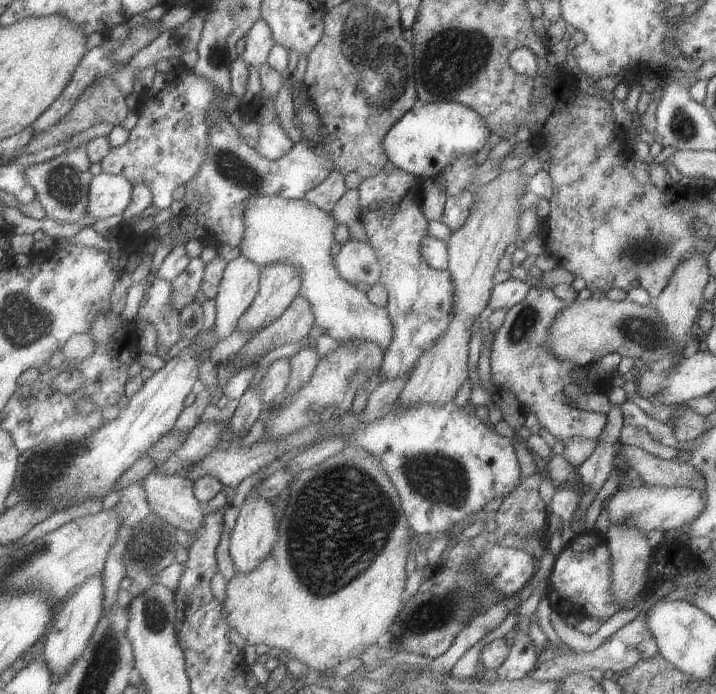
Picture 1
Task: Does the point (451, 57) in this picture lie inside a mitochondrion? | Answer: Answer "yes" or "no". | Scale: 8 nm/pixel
yes

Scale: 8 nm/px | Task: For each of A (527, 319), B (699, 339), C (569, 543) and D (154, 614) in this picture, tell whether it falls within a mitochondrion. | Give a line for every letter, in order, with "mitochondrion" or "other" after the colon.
A: mitochondrion
B: other
C: other
D: mitochondrion

